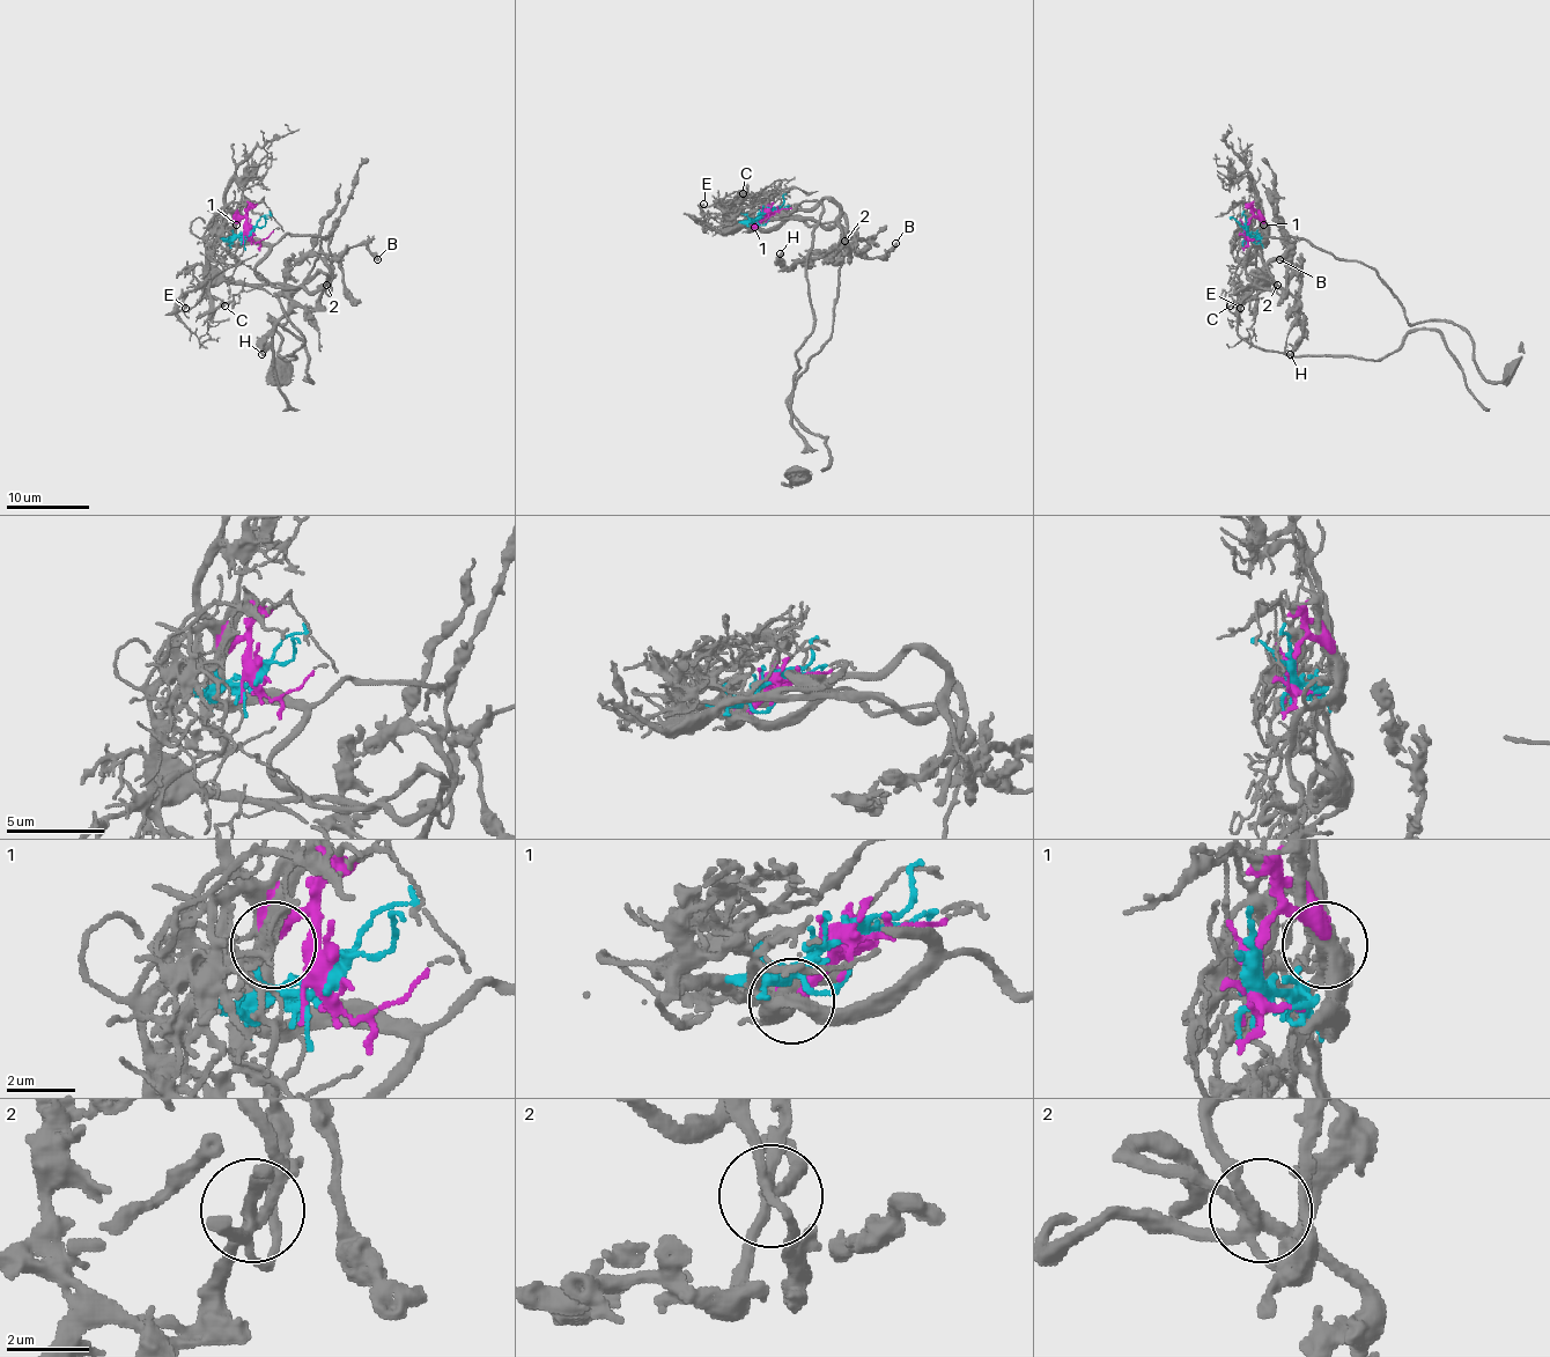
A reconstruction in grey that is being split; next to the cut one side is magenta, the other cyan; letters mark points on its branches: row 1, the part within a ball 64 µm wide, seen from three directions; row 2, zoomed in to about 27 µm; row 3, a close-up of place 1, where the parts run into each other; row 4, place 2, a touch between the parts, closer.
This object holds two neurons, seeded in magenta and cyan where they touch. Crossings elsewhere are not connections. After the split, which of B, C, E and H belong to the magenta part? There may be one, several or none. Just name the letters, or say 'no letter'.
B

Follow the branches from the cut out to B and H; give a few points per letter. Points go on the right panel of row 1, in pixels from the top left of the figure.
B: (1247, 233), (1257, 219), (1266, 243), (1252, 243), (1260, 233), (1283, 237), (1289, 256), (1293, 245), (1278, 259)
H: (1247, 233), (1264, 264), (1256, 285), (1262, 275), (1254, 272), (1299, 307), (1304, 333), (1289, 354)

